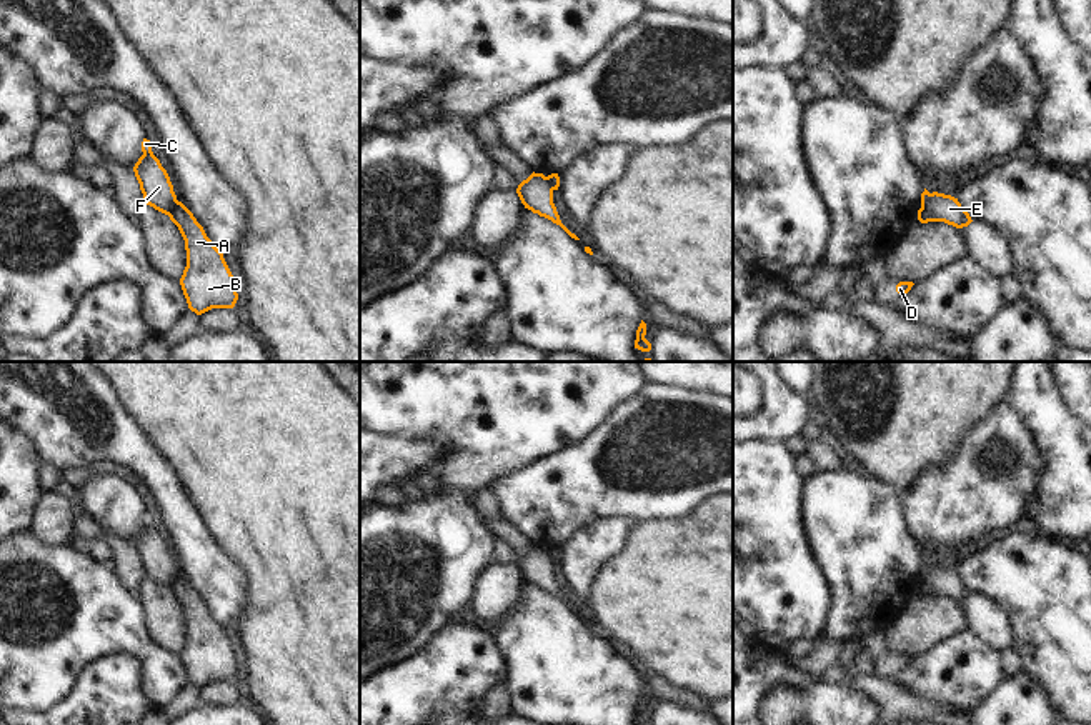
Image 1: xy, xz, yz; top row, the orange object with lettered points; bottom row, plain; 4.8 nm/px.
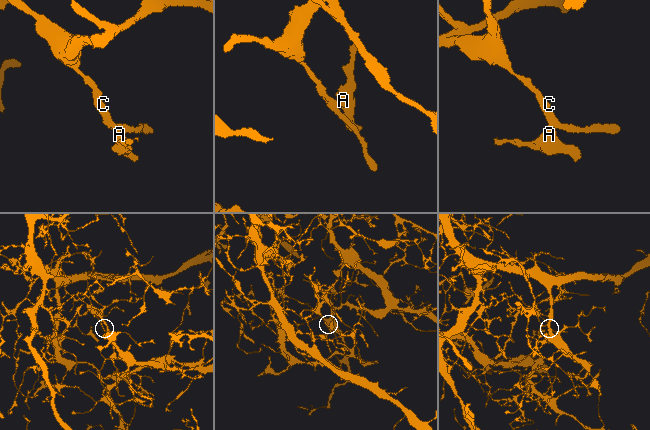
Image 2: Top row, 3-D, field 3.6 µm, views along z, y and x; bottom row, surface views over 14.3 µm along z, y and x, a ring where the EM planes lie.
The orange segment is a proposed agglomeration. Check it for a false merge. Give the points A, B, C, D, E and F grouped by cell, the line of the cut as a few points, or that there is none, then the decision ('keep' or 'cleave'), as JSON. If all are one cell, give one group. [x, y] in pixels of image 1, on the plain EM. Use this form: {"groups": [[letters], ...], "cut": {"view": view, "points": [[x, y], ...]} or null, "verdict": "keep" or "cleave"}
{"groups": [["A", "B", "D"], ["C", "E", "F"]], "cut": {"view": "yz", "points": [[921, 579], [936, 594]]}, "verdict": "cleave"}

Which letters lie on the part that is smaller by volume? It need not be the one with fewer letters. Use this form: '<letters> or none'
A, B, D

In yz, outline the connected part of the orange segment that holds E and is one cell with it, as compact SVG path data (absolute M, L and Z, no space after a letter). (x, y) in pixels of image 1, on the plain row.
M926 562L921 567L921 580L929 583L936 595L944 595L956 602L968 600L973 593L969 587L961 580L958 572L944 567L933 565Z

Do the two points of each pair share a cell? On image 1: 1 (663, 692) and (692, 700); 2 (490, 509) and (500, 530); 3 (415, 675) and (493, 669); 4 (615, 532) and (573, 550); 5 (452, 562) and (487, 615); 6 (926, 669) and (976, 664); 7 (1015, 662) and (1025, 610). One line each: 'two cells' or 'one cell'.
1: one cell
2: two cells
3: one cell
4: one cell
5: two cells
6: one cell
7: two cells

